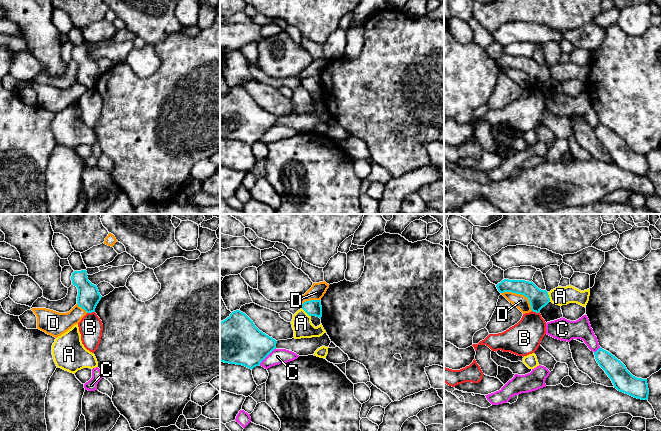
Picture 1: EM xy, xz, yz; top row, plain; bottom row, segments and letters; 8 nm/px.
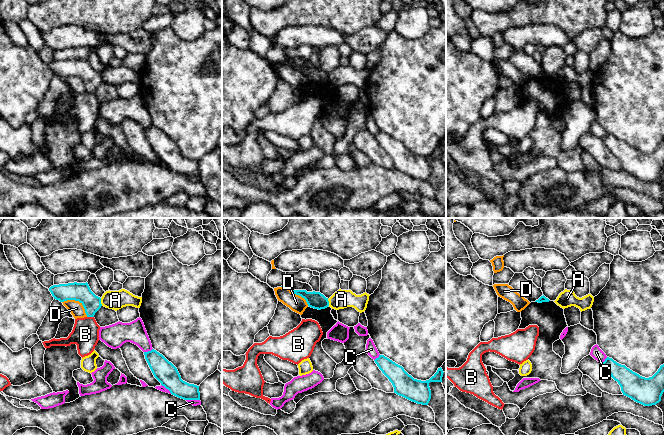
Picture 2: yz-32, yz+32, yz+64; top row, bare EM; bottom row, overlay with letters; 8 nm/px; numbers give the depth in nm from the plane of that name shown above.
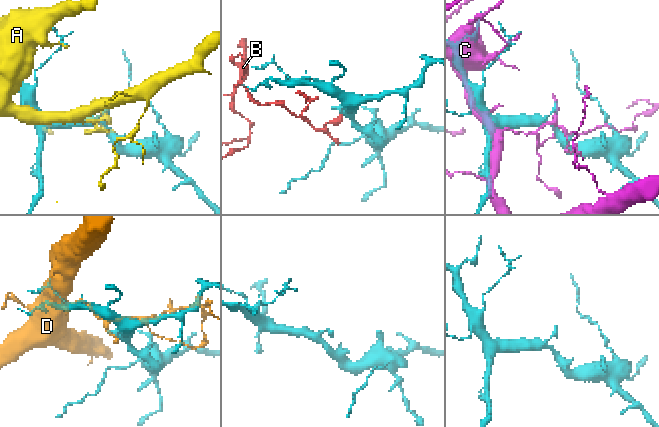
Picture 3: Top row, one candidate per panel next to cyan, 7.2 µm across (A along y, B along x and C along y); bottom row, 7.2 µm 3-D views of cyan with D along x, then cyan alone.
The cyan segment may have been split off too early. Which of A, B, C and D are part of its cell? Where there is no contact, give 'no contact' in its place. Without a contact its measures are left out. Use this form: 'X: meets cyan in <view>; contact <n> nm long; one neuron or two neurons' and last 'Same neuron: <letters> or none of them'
A: meets cyan in xz; contact 110 nm long; two neurons
B: meets cyan in xy; contact 70 nm long; two neurons
C: meets cyan in xz; contact 190 nm long; two neurons
D: meets cyan in yz; contact 300 nm long; two neurons
Same neuron: none of them

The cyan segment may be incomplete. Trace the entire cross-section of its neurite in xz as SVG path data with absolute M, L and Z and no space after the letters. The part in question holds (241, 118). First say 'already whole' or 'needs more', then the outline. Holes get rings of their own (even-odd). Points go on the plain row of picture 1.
already whole; M240 86L220 98L220 137L249 145L276 125L277 117L260 107Z

